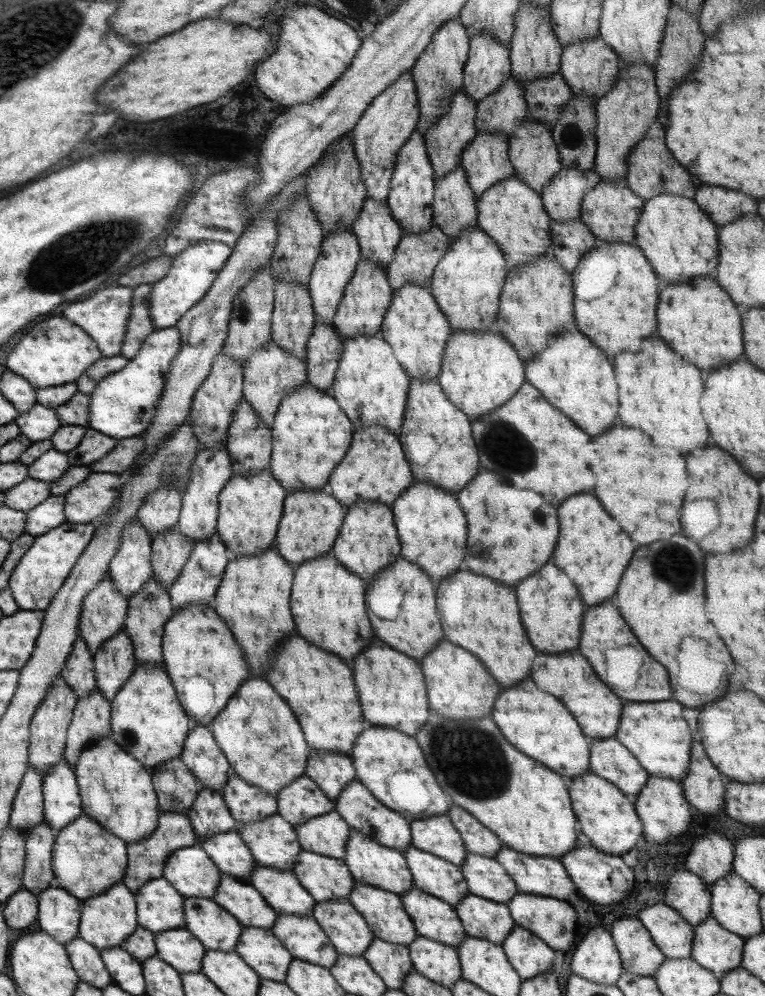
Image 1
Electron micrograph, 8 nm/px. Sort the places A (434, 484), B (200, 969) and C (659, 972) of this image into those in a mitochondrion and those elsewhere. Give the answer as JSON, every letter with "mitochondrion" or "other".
{"A":"other","B":"other","C":"other"}

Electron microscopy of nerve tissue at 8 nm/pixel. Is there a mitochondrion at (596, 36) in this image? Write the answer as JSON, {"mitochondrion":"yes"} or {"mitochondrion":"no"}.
{"mitochondrion":"no"}

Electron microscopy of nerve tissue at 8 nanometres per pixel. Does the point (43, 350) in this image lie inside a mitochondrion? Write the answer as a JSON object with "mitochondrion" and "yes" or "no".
{"mitochondrion":"no"}

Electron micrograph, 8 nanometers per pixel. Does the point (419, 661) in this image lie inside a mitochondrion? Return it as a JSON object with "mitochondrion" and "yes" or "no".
{"mitochondrion":"no"}

